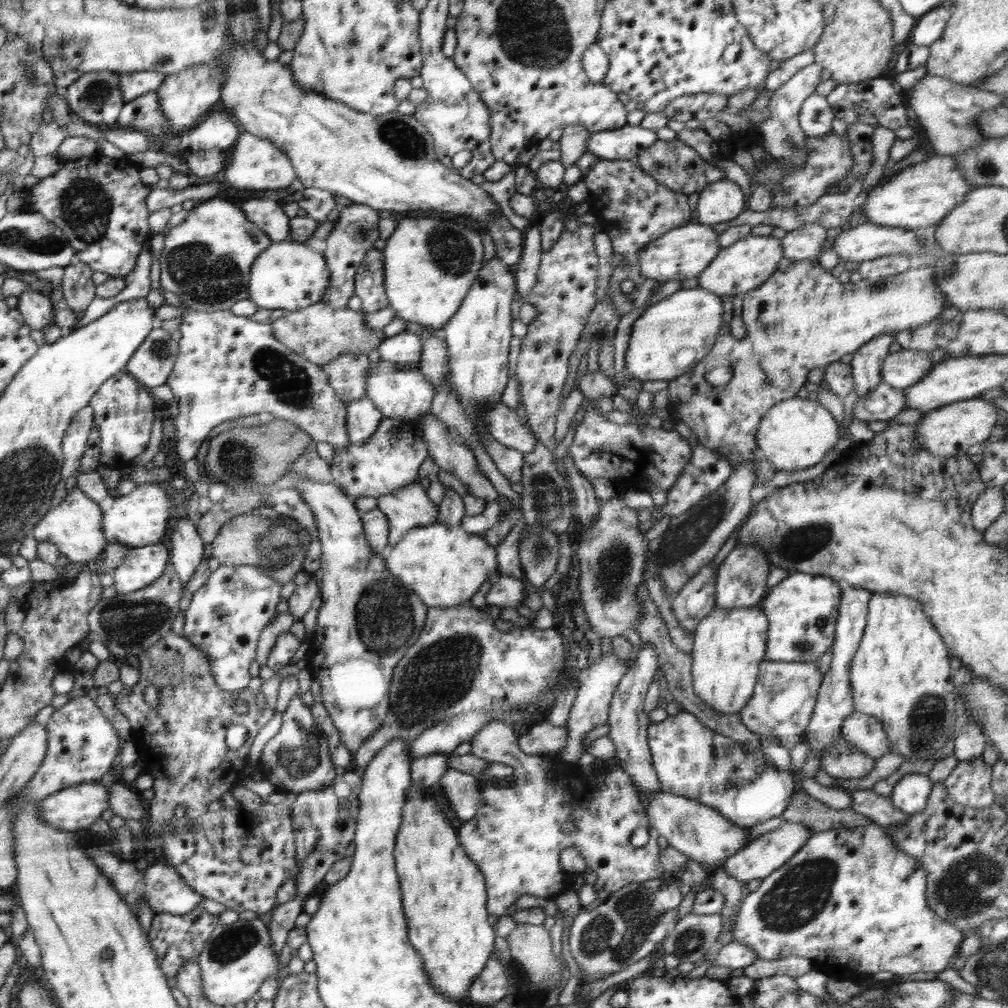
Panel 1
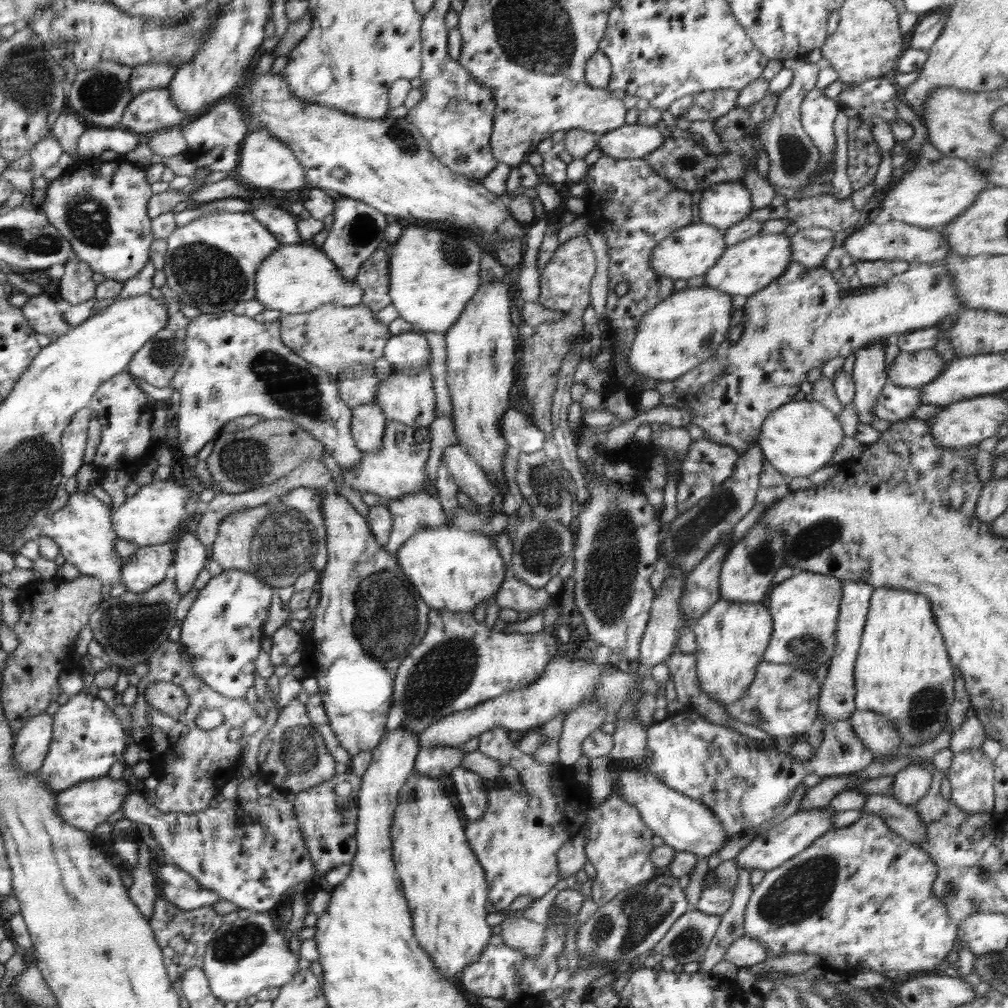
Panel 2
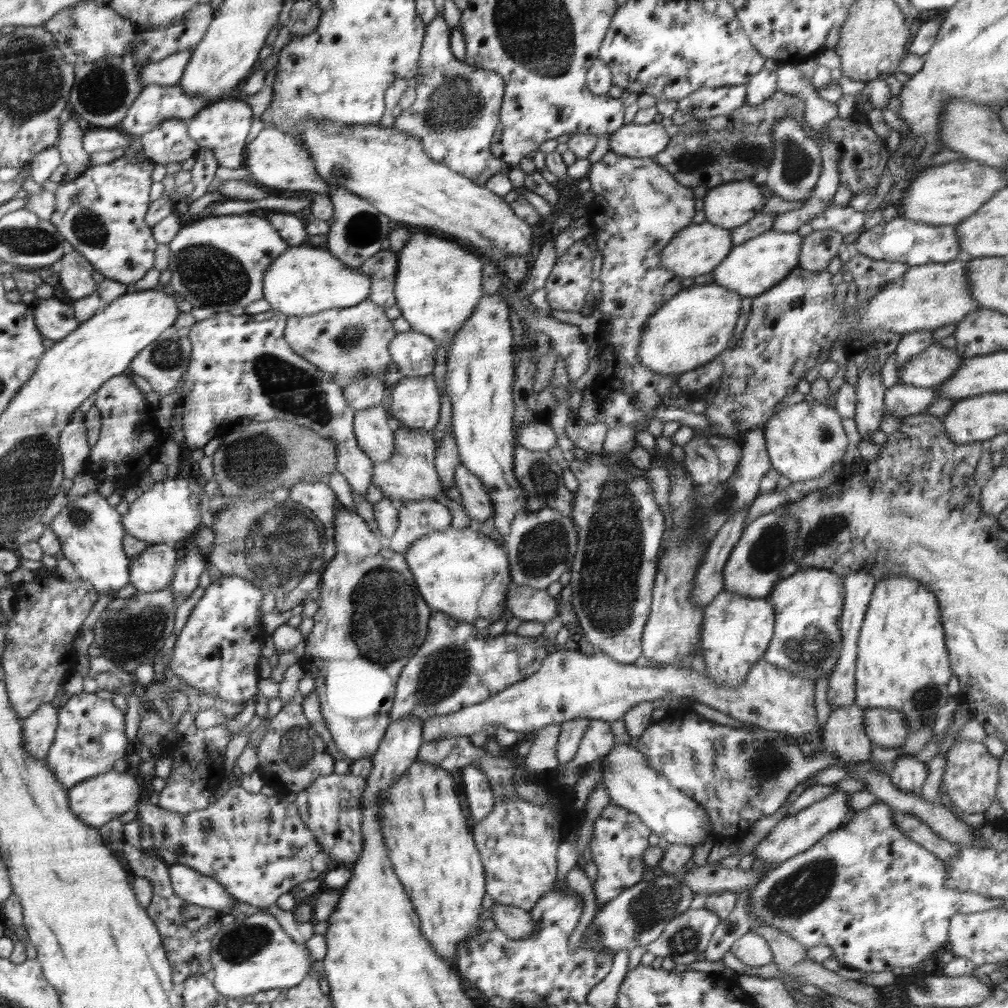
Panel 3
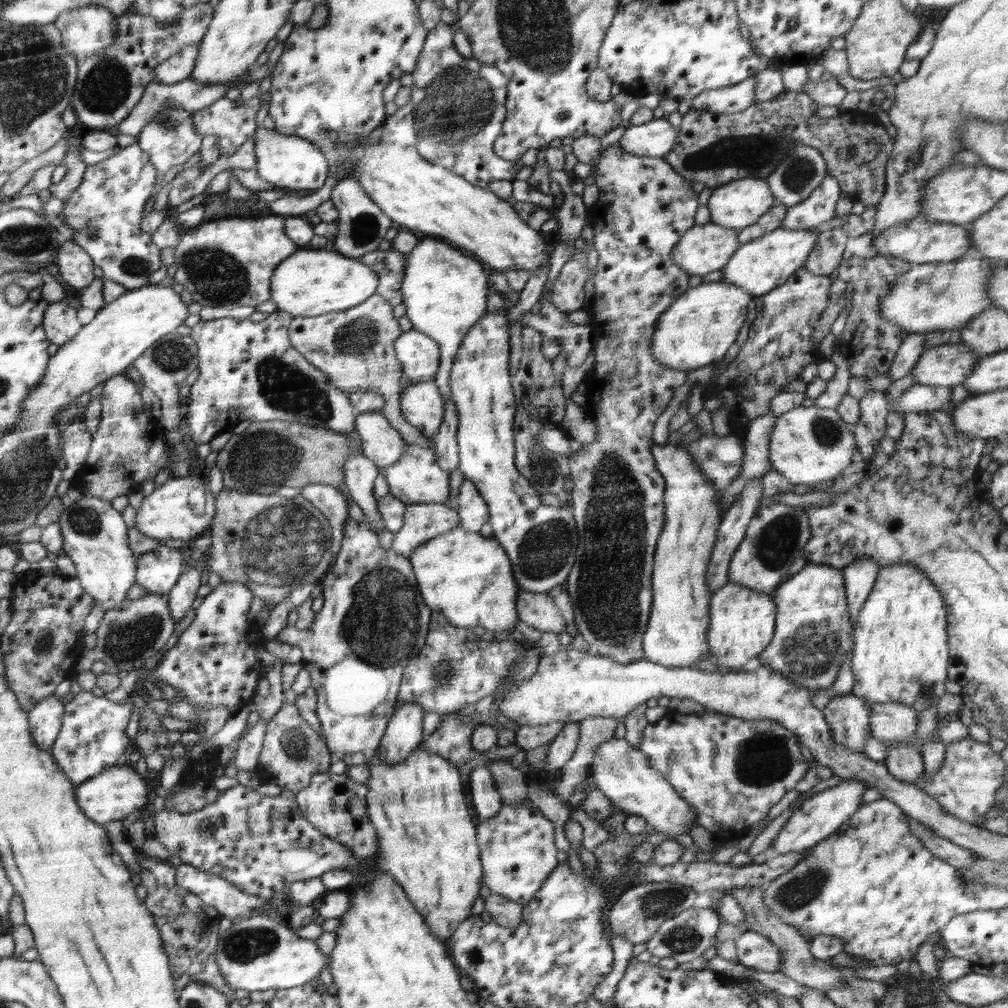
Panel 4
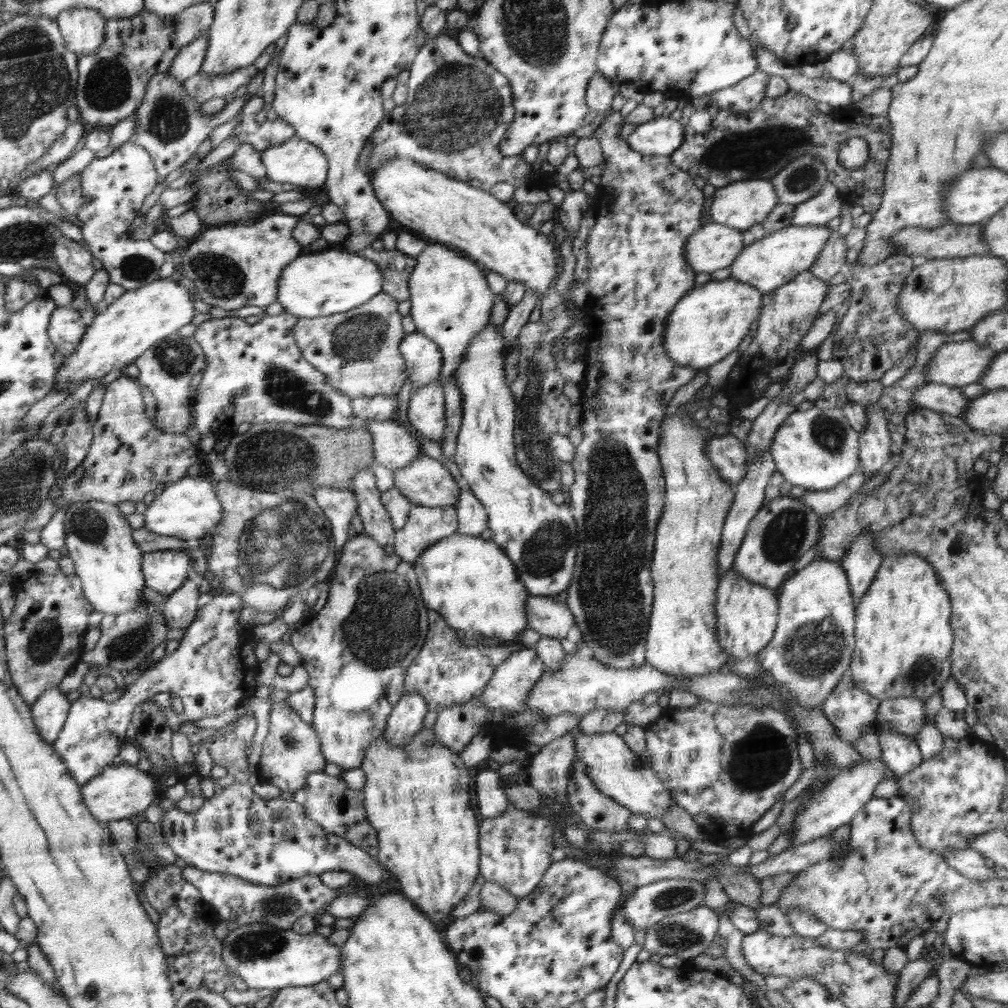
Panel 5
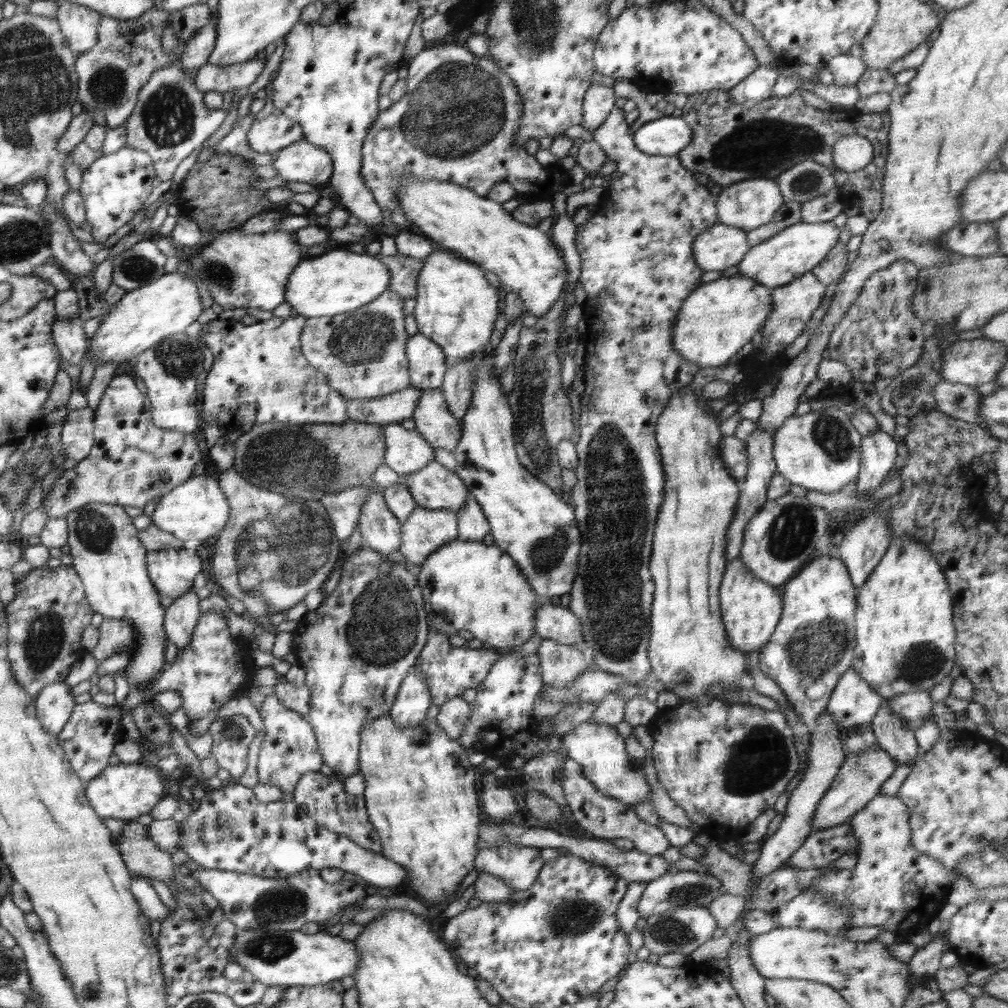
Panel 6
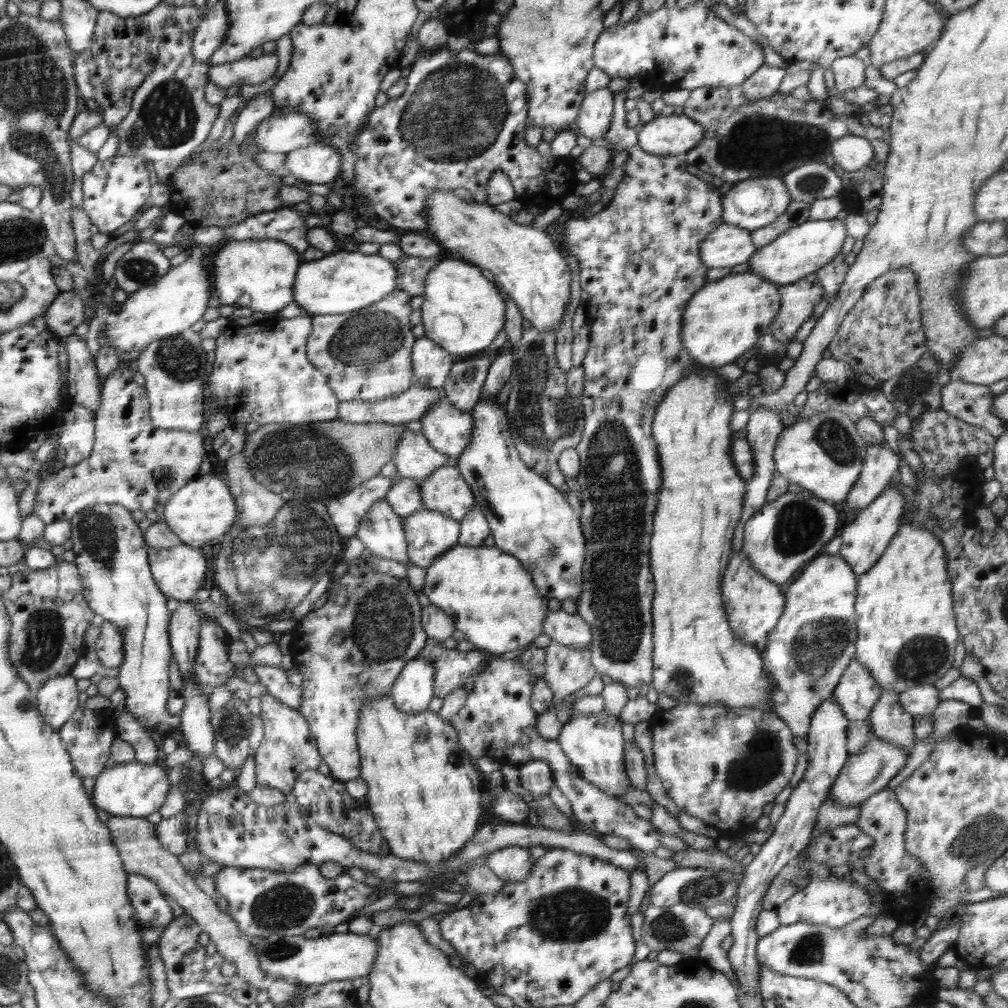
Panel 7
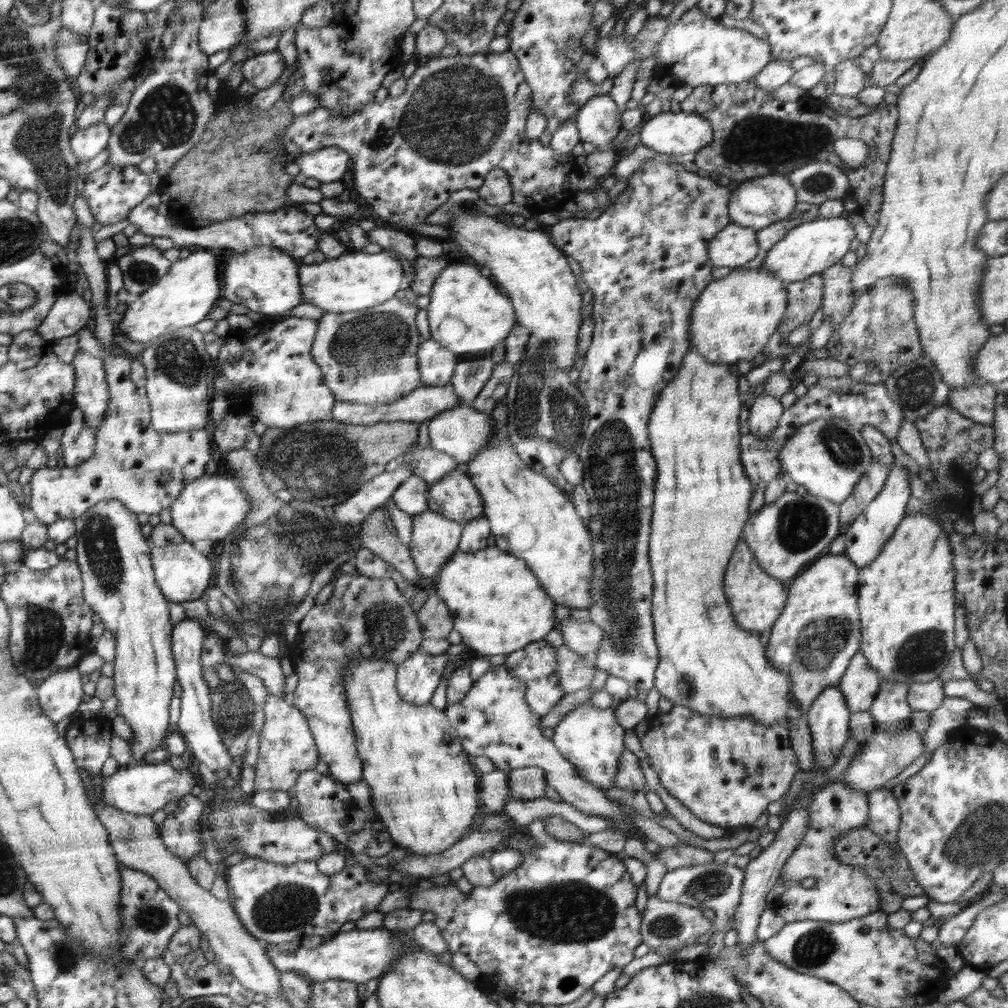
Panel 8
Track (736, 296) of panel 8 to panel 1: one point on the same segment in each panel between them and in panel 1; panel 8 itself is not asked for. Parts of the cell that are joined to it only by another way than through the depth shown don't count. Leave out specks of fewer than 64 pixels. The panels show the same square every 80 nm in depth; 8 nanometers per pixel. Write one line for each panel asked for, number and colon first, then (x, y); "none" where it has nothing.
1: (669, 338)
2: (677, 335)
3: (693, 328)
4: (698, 327)
5: (709, 322)
6: (718, 318)
7: (725, 318)

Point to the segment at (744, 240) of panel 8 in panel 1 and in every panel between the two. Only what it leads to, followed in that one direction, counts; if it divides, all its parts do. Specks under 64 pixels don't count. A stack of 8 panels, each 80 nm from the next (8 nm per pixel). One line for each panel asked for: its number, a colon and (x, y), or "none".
1: (684, 252)
2: (690, 251)
3: (697, 249)
4: (704, 248)
5: (713, 246)
6: (718, 247)
7: (727, 245)

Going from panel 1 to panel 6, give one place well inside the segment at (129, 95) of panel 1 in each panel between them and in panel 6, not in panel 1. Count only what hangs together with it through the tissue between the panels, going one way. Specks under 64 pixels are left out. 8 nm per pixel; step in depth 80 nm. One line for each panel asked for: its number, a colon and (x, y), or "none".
2: (154, 75)
3: (168, 71)
4: (179, 67)
5: (188, 62)
6: (197, 51)

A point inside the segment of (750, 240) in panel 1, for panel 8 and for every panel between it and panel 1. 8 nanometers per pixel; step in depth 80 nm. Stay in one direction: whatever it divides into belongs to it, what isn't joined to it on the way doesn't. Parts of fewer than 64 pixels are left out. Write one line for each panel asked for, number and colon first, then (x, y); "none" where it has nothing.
2: (746, 267)
3: (751, 268)
4: (762, 264)
5: (774, 260)
6: (795, 250)
7: (803, 249)
8: (808, 249)

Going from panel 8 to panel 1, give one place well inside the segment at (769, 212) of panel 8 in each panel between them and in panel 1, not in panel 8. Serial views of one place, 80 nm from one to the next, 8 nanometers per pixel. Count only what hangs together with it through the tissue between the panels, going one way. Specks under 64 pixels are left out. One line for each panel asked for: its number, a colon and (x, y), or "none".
1: (721, 201)
2: (722, 205)
3: (729, 205)
4: (738, 204)
5: (742, 204)
6: (748, 204)
7: (750, 204)

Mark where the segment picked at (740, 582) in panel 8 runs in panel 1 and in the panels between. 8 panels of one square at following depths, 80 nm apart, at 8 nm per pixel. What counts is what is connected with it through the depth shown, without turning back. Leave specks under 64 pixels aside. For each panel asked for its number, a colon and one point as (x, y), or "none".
1: (729, 645)
2: (731, 638)
3: (737, 629)
4: (742, 621)
5: (746, 613)
6: (751, 608)
7: (754, 604)

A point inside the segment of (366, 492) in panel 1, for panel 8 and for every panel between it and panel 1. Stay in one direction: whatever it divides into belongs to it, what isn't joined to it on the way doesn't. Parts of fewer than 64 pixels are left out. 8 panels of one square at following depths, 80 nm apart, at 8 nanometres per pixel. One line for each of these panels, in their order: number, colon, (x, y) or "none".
2: (398, 468)
3: (409, 474)
4: (416, 478)
5: (425, 481)
6: (434, 487)
7: (445, 491)
8: (454, 496)

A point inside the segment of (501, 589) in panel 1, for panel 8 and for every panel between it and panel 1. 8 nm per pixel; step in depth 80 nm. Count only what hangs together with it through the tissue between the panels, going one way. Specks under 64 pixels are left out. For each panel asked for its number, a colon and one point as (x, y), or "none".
2: (515, 594)
3: (527, 603)
4: (538, 610)
5: (553, 620)
6: (553, 622)
7: (570, 630)
8: (580, 637)

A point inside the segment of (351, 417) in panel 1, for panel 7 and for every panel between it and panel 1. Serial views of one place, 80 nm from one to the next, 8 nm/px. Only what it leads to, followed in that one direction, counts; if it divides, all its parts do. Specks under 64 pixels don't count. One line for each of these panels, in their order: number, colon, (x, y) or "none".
2: (368, 422)
3: (374, 434)
4: (383, 445)
5: (393, 447)
6: (407, 450)
7: (414, 457)

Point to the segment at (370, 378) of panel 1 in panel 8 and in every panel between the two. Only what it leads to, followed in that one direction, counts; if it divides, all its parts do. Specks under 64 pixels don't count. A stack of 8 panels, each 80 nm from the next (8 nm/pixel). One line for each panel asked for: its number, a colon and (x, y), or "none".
2: (410, 399)
3: (416, 401)
4: (421, 404)
5: (426, 409)
6: (433, 420)
7: (447, 429)
8: (462, 432)

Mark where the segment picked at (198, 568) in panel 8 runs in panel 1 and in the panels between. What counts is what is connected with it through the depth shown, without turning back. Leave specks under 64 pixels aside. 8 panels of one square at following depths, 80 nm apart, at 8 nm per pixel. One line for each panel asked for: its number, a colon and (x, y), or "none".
1: (143, 565)
2: (145, 569)
3: (152, 569)
4: (158, 571)
5: (165, 571)
6: (172, 570)
7: (178, 571)

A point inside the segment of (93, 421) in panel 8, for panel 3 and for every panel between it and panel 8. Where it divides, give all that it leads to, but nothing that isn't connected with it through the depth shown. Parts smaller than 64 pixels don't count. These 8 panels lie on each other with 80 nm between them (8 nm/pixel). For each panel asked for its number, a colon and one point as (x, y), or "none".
3: (54, 318)
4: (60, 321)
5: (66, 329)
6: (69, 336)
7: (85, 383)

